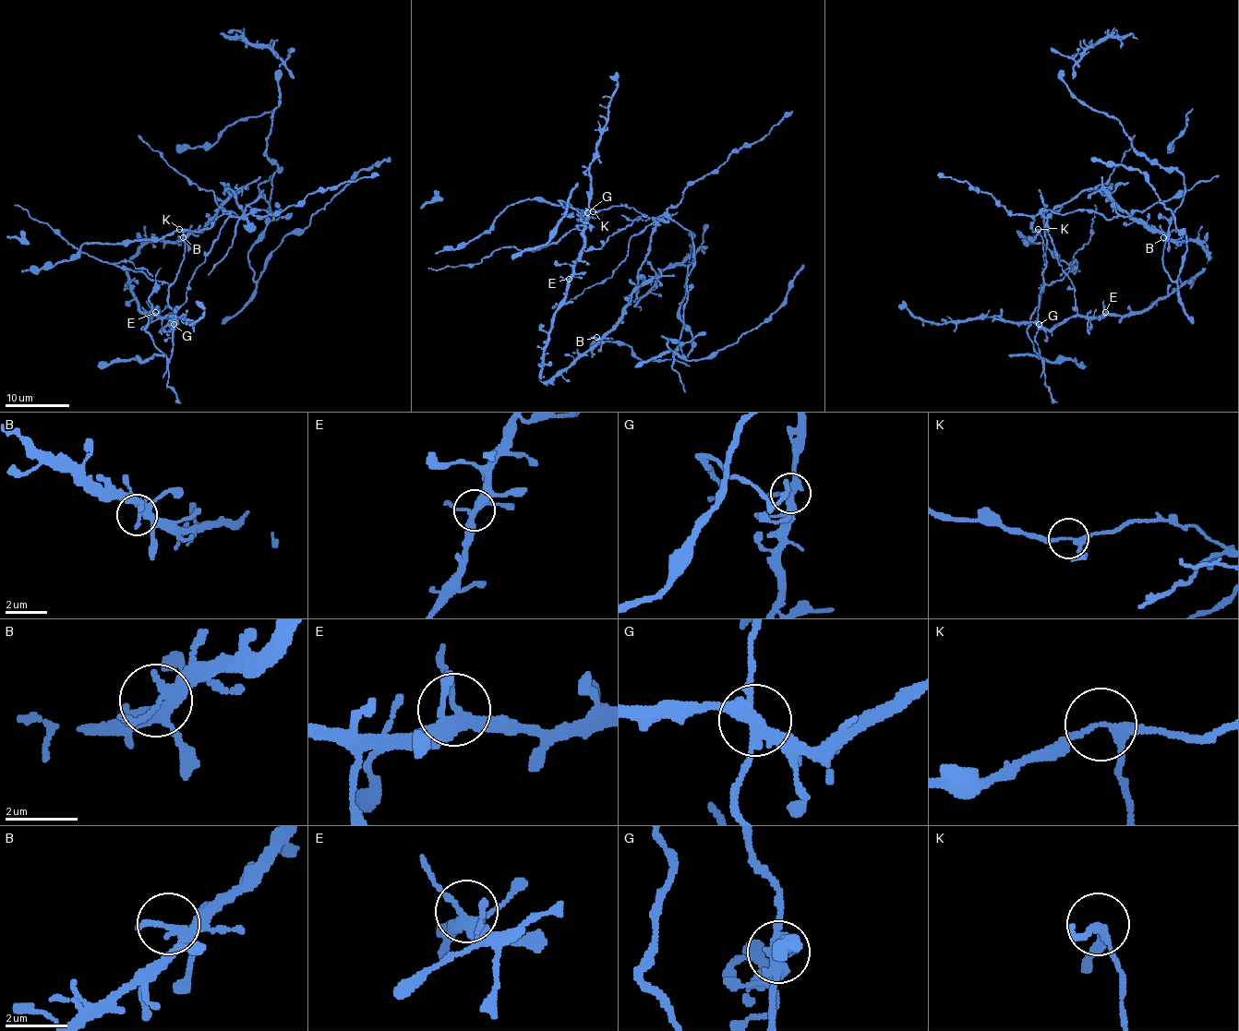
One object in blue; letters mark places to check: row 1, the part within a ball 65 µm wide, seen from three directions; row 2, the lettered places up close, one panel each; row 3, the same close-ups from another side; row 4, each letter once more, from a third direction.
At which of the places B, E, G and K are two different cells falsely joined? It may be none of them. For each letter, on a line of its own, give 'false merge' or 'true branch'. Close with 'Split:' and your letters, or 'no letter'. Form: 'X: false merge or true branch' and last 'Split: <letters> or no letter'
B: true branch
E: true branch
G: false merge
K: false merge
Split: G, K

